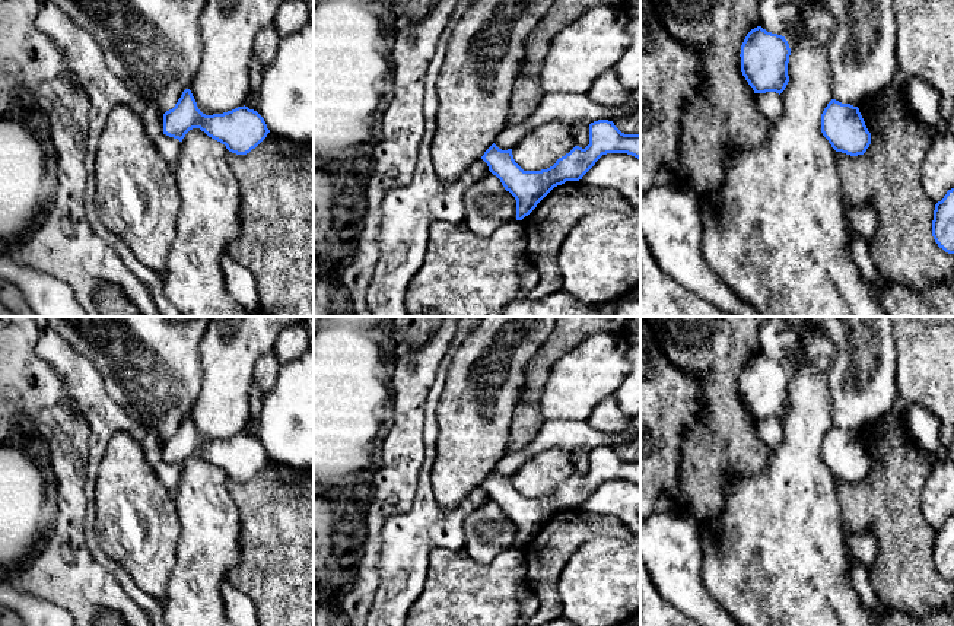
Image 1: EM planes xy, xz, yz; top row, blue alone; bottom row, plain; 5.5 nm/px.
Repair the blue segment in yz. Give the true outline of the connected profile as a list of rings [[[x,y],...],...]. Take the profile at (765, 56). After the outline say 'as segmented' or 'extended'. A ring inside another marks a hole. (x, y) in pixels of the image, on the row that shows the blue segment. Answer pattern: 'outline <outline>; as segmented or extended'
outline [[[761,26],[751,29],[741,45],[741,72],[754,93],[782,93],[789,82],[791,48],[785,36]]]; as segmented

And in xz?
outline [[[598,120],[589,124],[589,144],[585,149],[575,146],[547,169],[524,171],[515,162],[512,149],[502,150],[495,143],[481,159],[515,197],[516,220],[522,220],[554,187],[582,179],[607,153],[627,153],[640,159],[640,134],[624,134],[613,121]]]; as segmented

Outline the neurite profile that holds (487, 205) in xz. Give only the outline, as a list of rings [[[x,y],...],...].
[[[489,172],[464,196],[464,226],[478,238],[489,238],[505,223],[516,220],[516,200],[500,179]]]

